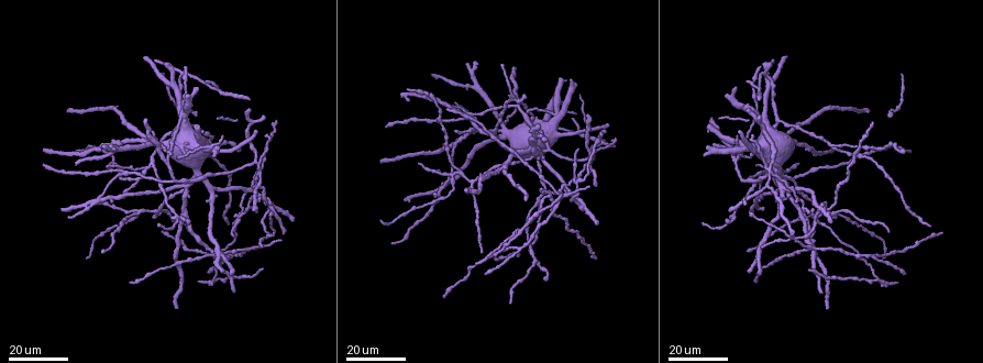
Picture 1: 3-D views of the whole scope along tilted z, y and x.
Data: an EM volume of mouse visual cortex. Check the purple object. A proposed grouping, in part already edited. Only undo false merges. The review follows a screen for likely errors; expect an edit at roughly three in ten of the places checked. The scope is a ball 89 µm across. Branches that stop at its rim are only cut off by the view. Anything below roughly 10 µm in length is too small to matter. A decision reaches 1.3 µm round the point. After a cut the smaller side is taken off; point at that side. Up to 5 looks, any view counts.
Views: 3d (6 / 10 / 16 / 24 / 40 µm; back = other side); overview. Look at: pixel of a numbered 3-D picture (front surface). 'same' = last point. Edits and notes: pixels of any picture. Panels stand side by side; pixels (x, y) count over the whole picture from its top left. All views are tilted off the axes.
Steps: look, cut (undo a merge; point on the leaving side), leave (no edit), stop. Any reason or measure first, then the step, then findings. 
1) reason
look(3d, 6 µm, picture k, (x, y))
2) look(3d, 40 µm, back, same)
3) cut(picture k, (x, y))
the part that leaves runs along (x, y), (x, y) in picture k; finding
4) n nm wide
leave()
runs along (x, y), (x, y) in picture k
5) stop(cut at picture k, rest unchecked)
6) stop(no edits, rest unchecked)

small branch off a trunk
look(3d, 16 µm, picture 1, (208, 146))

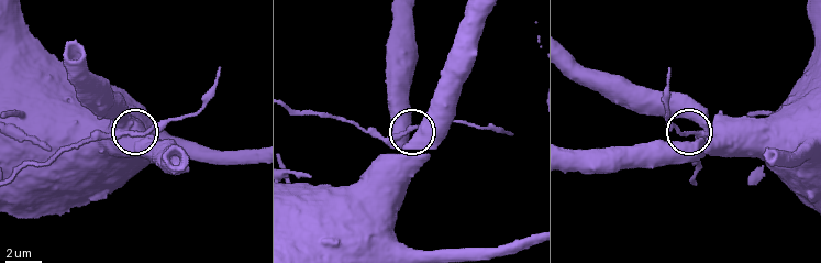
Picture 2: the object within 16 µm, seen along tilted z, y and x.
look(3d, 6 µm, picture 2, (694, 132))

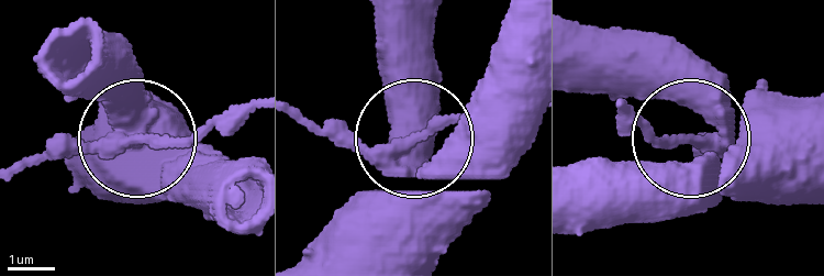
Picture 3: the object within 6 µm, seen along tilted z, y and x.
side arm 13 µm
cut(picture 3, (154, 140))
the part that leaves runs along (115, 136), (28, 161) in picture 3; two cells meet here

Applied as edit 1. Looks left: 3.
look(3d, 24 µm, picture 1, (147, 171))

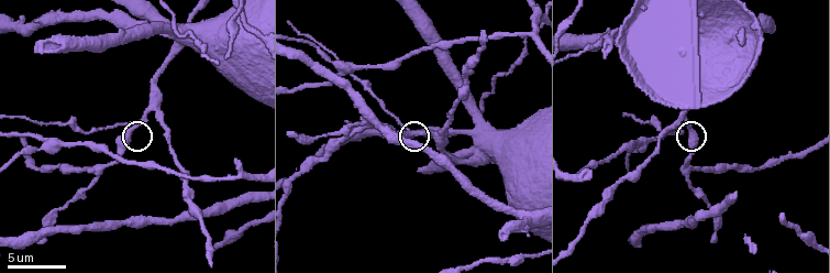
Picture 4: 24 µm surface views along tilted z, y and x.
closer look
look(3d, 10 µm, picture 4, (693, 132))

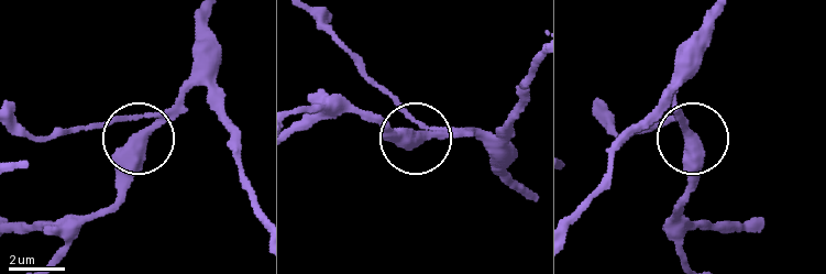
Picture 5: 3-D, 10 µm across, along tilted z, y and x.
look(3d, 6 µm, picture 5, (139, 132))

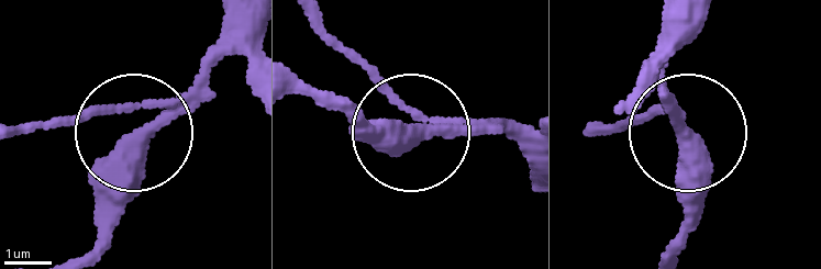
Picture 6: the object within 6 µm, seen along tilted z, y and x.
3 arms
leave()
runs along (240, 20), (231, 44), (142, 131), (109, 114), (22, 127) in picture 6; all the same cell

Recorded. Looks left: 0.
stop(cut at picture 3, rest unchecked)

